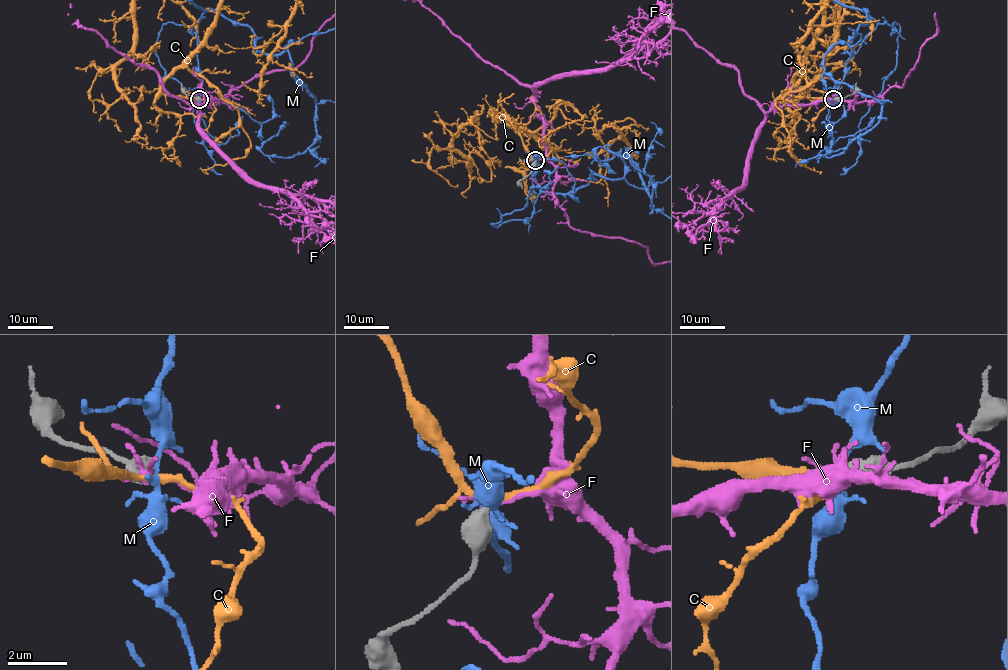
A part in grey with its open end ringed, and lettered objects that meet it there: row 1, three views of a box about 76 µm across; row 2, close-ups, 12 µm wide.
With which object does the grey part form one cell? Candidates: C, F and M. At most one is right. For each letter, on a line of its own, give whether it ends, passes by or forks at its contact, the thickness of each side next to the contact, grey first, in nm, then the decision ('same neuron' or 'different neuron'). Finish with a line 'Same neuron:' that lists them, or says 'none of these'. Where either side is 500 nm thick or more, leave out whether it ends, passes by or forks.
C: it forks | 480/190 nm | different neuron
F: 550/150 nm | different neuron
M: 550/160 nm | different neuron
Same neuron: none of these

